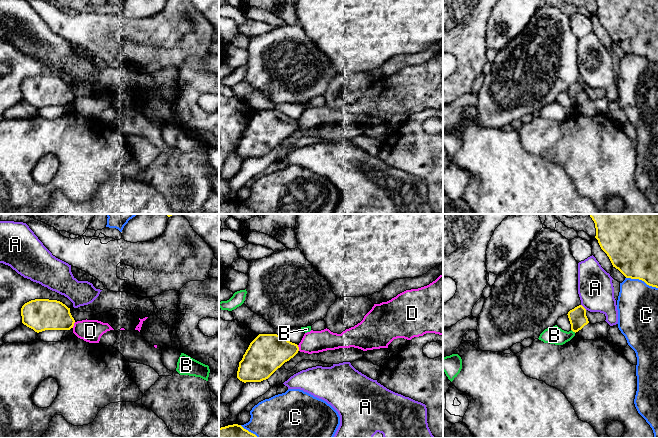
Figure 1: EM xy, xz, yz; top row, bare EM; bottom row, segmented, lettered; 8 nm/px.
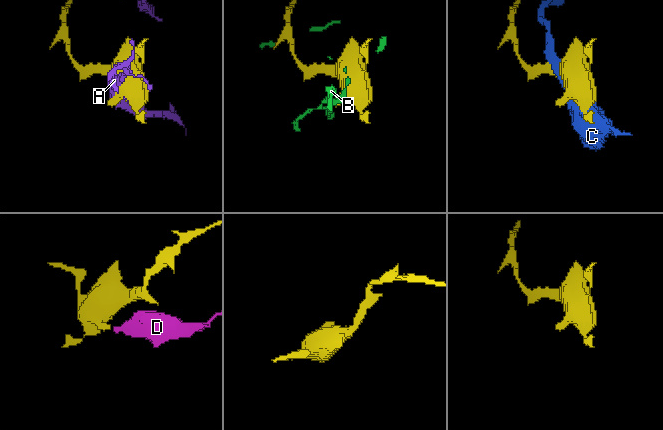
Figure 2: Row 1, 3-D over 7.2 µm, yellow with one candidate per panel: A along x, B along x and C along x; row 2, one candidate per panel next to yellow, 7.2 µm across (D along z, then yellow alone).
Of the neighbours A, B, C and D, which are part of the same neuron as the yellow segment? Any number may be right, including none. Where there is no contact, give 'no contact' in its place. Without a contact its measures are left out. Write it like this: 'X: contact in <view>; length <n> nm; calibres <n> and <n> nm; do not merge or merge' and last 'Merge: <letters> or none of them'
A: contact in yz; length 60 nm; calibres 140 and 280 nm; do not merge
B: contact in yz; length 50 nm; calibres 140 and 140 nm; do not merge
C: contact in yz; length 280 nm; calibres 380 and 320 nm; do not merge
D: contact in xy; length 50 nm; calibres 260 and 180 nm; do not merge
Merge: none of them

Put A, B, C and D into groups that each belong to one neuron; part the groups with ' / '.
A / B / C / D

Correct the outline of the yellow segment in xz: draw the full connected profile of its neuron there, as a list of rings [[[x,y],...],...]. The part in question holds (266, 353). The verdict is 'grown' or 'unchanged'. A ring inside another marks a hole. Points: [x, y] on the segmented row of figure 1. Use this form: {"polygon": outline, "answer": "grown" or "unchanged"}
{"polygon": [[[259,334],[239,362],[237,378],[246,382],[268,379],[299,351],[297,344],[277,334]]], "answer": "unchanged"}

